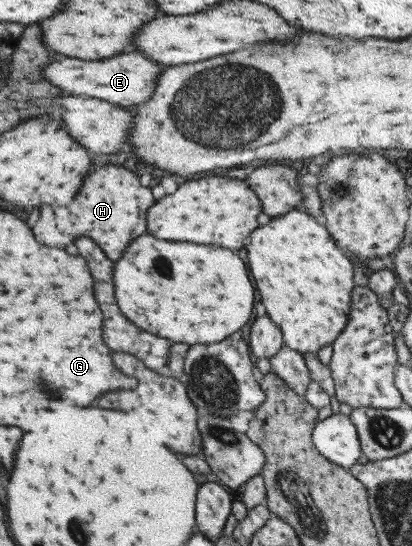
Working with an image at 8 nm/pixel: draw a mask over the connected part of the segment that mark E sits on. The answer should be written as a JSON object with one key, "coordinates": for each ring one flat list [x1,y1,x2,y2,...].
{"coordinates":[[139,51,117,55,113,59,79,60,57,54,43,69,44,78,51,82,65,95,83,96,100,99,125,108,142,104,153,95,157,73,161,71,163,63,157,63,147,59,145,54]]}

